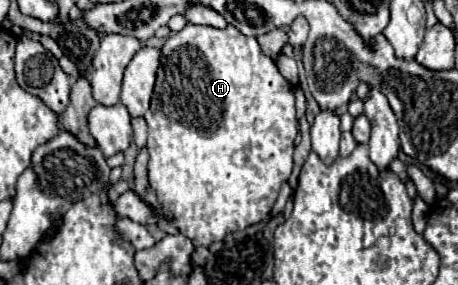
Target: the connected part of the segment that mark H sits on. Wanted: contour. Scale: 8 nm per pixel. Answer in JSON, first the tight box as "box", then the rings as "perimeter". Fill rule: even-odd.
{"box":[146,24,298,246],"perimeter":[[[186,24],[184,30],[172,34],[164,48],[160,58],[160,68],[156,76],[156,88],[152,94],[150,110],[146,112],[148,122],[148,182],[156,190],[156,196],[162,204],[162,212],[172,216],[172,222],[184,236],[188,236],[194,246],[210,246],[216,240],[222,240],[230,232],[244,230],[250,224],[260,222],[274,206],[282,182],[292,174],[292,154],[294,154],[294,138],[298,136],[298,118],[296,118],[296,106],[294,106],[294,90],[290,82],[278,72],[276,62],[262,52],[256,38],[246,38],[242,32],[238,32],[234,26],[228,26],[226,30],[218,30],[212,26],[196,26]]]}

